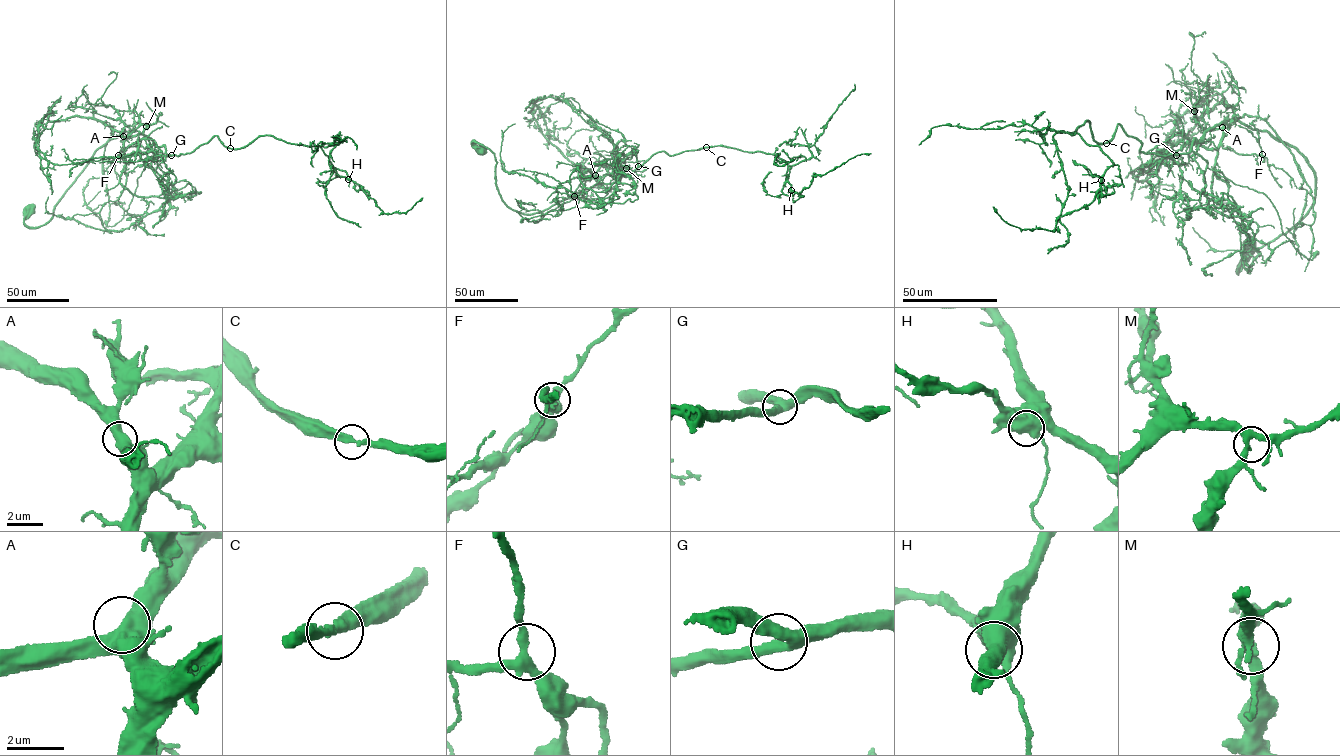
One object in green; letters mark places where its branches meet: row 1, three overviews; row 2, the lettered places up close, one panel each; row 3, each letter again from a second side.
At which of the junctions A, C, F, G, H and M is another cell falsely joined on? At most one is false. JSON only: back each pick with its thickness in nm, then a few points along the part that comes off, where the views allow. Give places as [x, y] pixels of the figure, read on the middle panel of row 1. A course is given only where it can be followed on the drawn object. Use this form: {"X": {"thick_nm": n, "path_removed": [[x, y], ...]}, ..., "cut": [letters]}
{"cut": []}

